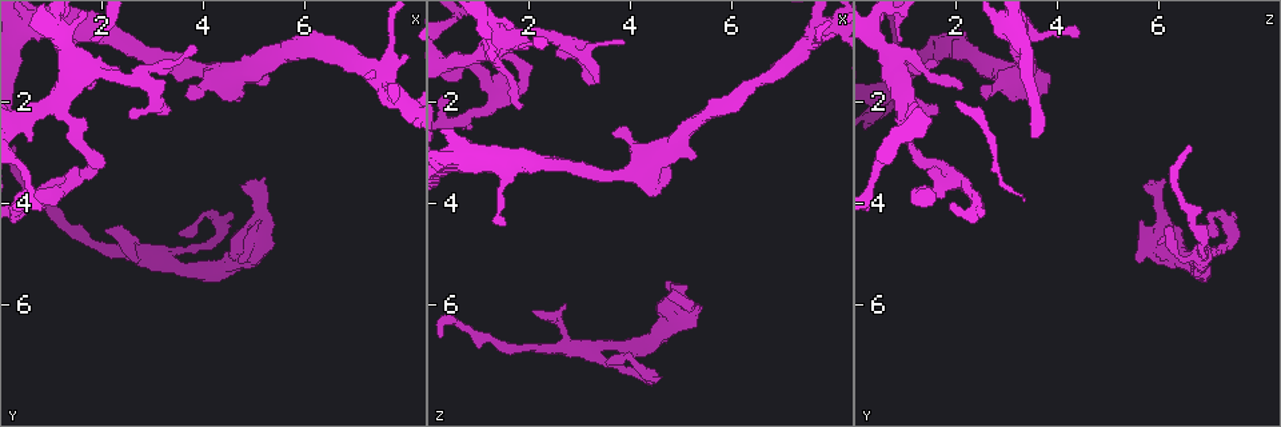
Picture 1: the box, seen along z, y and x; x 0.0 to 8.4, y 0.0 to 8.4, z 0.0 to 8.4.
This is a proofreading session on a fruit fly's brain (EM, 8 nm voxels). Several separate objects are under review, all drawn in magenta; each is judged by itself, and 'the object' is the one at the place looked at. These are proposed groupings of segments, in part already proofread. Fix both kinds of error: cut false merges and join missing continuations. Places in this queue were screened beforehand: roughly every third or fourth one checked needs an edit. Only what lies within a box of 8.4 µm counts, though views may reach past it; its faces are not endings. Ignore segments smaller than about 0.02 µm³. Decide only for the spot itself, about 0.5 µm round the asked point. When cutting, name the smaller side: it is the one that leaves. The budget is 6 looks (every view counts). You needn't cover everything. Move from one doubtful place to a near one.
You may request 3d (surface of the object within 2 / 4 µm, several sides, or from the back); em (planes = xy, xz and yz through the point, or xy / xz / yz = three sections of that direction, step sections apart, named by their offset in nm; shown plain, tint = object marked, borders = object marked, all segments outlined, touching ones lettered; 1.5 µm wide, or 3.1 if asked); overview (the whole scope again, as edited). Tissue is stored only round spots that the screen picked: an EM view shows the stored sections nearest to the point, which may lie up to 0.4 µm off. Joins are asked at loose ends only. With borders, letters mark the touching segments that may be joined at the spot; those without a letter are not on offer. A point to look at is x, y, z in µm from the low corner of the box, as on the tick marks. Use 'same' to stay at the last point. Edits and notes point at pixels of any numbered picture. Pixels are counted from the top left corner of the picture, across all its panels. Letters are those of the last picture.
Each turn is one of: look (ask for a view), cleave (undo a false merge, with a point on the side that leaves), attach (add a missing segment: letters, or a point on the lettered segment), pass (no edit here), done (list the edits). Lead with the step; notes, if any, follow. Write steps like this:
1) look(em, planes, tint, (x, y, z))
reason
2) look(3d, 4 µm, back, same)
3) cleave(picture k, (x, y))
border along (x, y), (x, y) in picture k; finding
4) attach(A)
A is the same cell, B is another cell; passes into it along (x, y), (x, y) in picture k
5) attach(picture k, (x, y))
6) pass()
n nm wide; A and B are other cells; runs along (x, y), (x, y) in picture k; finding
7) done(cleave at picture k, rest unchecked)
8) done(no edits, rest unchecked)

look(3d, 2 µm, (1.55, 0.60, 4.40))

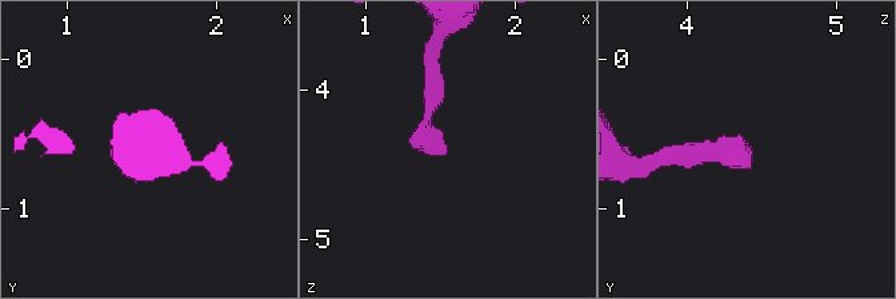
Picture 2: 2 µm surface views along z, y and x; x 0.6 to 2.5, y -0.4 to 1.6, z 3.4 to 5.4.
look(em, planes, borders, (1.50, 0.60, 4.46))

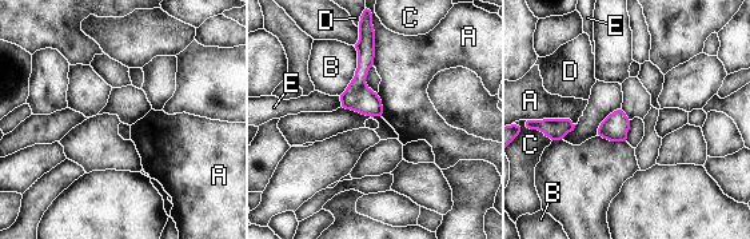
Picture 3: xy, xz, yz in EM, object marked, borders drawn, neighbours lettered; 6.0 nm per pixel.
pass()
B touches over 320 nm; A, B, C, D and E are other cells; border along (372, 27), (374, 64) in picture 3; no lettered segment goes on from it

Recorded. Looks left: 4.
look(em, xy, step 4, tint, (4.80, 3.65, 5.80))
branch stops here

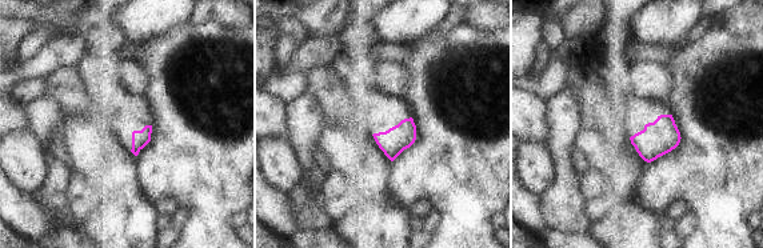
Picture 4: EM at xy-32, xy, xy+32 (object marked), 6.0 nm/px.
look(em, planes, tint, same)
another direction

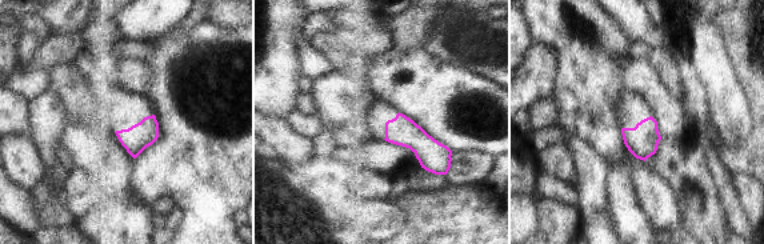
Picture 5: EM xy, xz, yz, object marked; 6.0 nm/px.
look(em, planes, borders, same)
see the neighbours

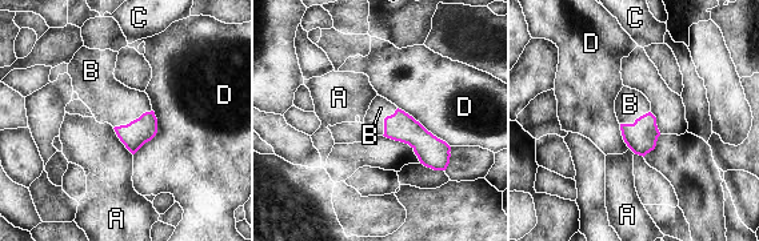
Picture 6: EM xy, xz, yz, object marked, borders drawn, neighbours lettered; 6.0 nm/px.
attach(B)
B is the same cell, A, C and D are other cells; passes into it along (136, 133), (134, 120), (110, 101) in picture 6; it goes on there

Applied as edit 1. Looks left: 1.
done(attach at picture 6, rest unchecked)

